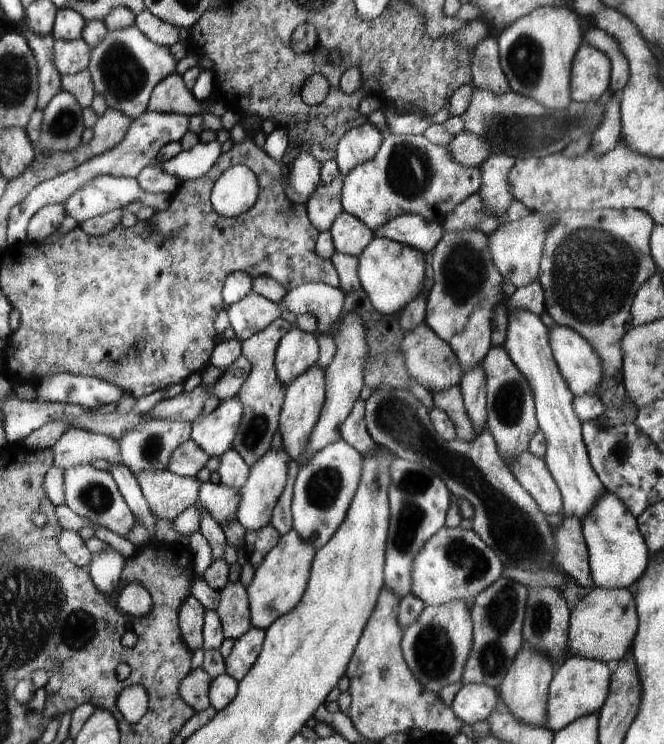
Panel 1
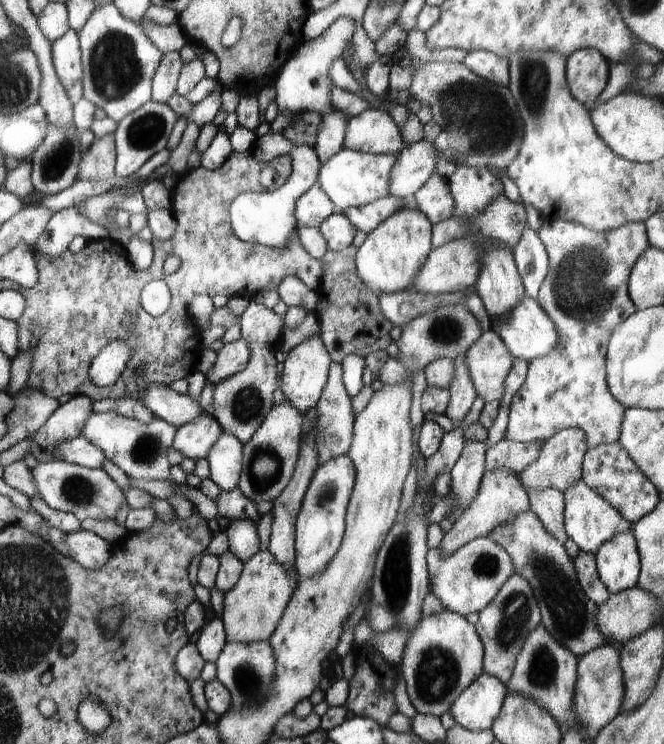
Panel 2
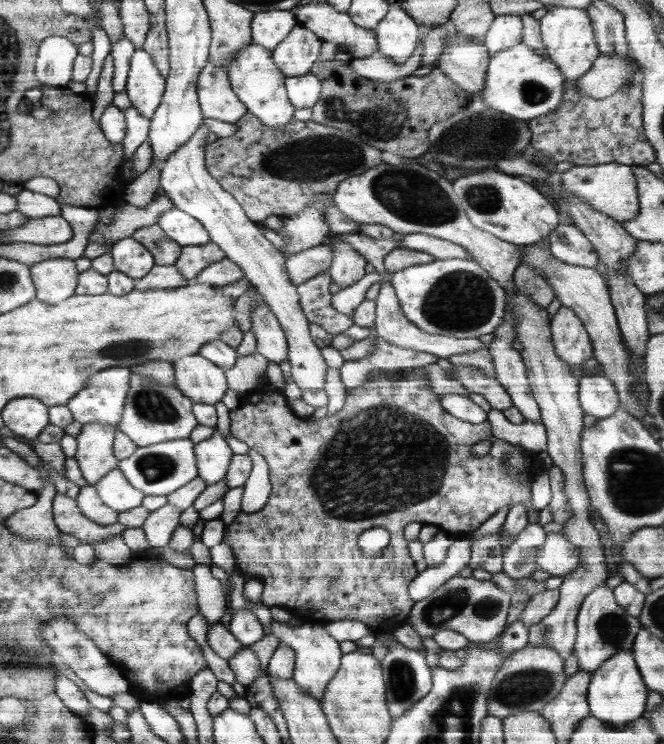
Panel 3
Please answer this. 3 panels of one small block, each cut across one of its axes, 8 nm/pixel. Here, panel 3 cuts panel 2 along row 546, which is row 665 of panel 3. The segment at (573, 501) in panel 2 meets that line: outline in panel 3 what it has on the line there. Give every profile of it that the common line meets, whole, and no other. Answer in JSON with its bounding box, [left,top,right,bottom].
[573,581,642,674]

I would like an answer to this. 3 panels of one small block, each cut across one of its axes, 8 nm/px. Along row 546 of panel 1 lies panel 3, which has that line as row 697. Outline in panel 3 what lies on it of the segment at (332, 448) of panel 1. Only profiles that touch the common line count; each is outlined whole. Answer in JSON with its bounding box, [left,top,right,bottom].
[270,620,342,704]

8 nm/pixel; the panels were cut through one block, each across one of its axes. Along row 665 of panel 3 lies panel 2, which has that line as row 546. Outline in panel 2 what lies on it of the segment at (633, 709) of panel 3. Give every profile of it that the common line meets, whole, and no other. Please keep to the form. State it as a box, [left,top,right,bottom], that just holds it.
[596,529,641,593]

